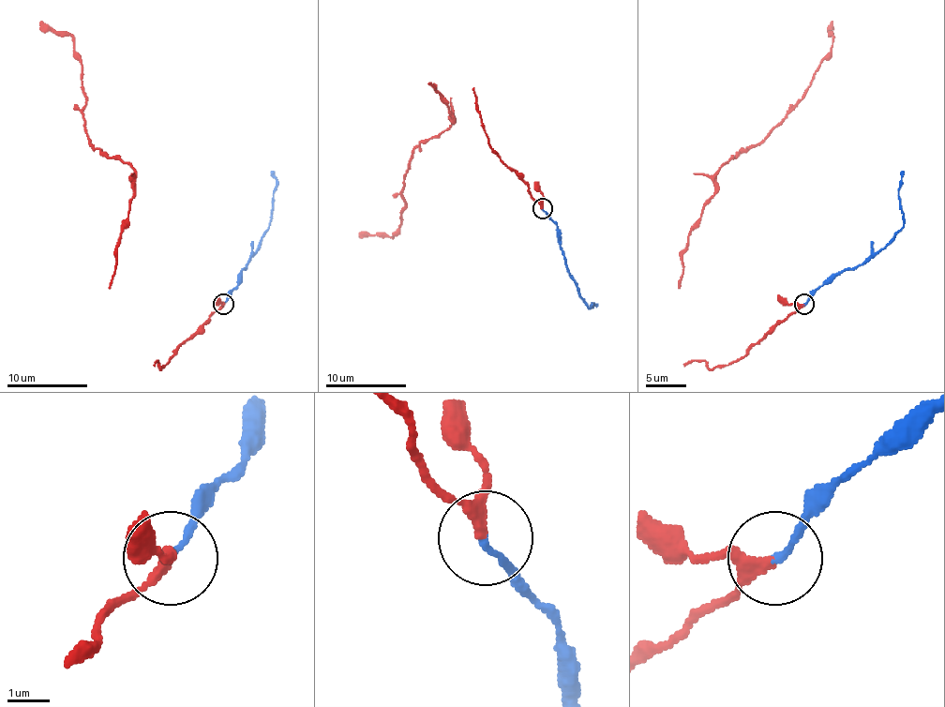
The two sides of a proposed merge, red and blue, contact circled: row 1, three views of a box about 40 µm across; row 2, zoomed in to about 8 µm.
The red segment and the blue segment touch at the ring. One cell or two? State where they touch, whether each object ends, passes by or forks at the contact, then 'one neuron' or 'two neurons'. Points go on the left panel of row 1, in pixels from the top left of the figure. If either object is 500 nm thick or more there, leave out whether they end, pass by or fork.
place (223, 304); red passes by; blue ends; one neuron

